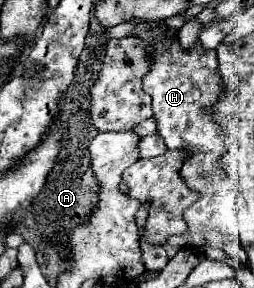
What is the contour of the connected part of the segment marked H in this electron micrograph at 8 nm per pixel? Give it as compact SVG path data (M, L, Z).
M132 20L130 24L152 24L150 30L134 34L152 46L150 72L144 76L142 84L144 90L152 96L158 134L164 138L168 148L186 150L184 164L180 168L182 180L186 180L186 184L190 184L190 188L200 194L200 198L186 208L188 232L184 236L172 236L168 242L164 242L164 250L168 258L174 258L184 248L200 248L204 244L222 250L226 244L230 244L230 238L219 229L219 210L215 209L225 209L227 205L222 197L224 190L216 190L214 184L228 178L224 168L218 166L218 160L228 152L228 146L224 130L212 118L214 104L224 94L224 86L218 74L216 50L206 50L200 46L200 42L196 42L196 46L190 50L182 48L178 38L170 38L170 28L164 22Z

